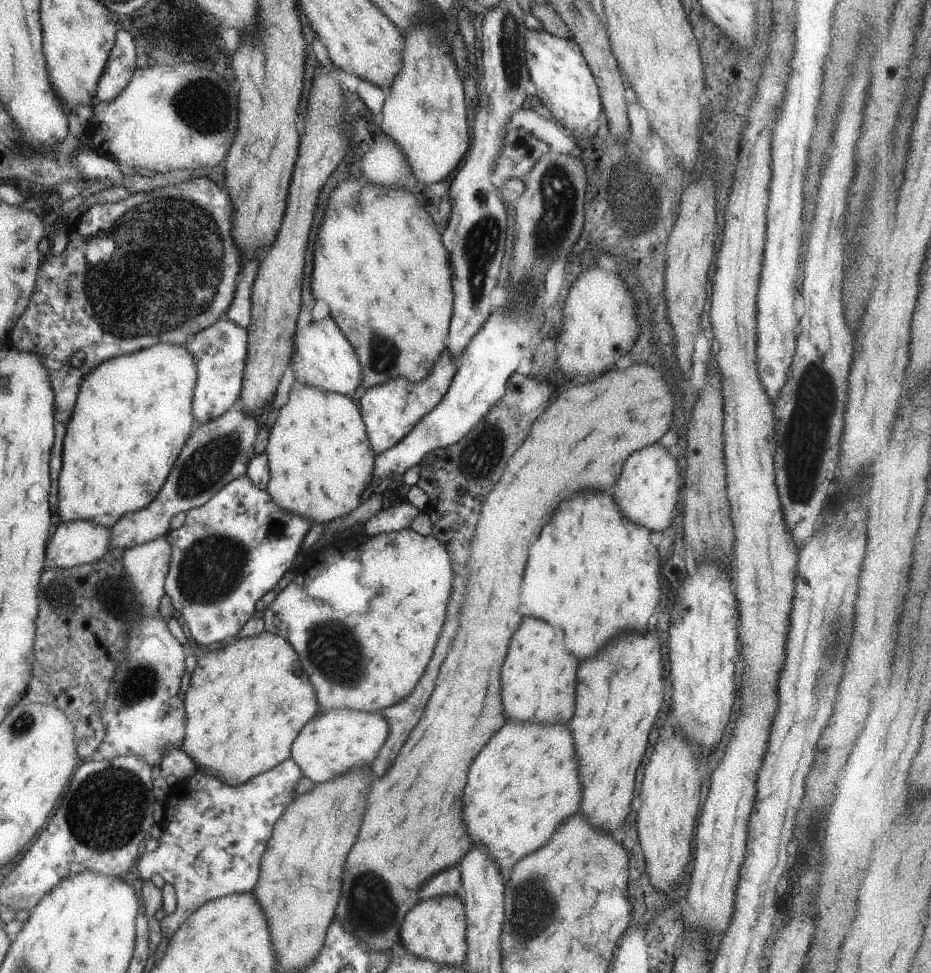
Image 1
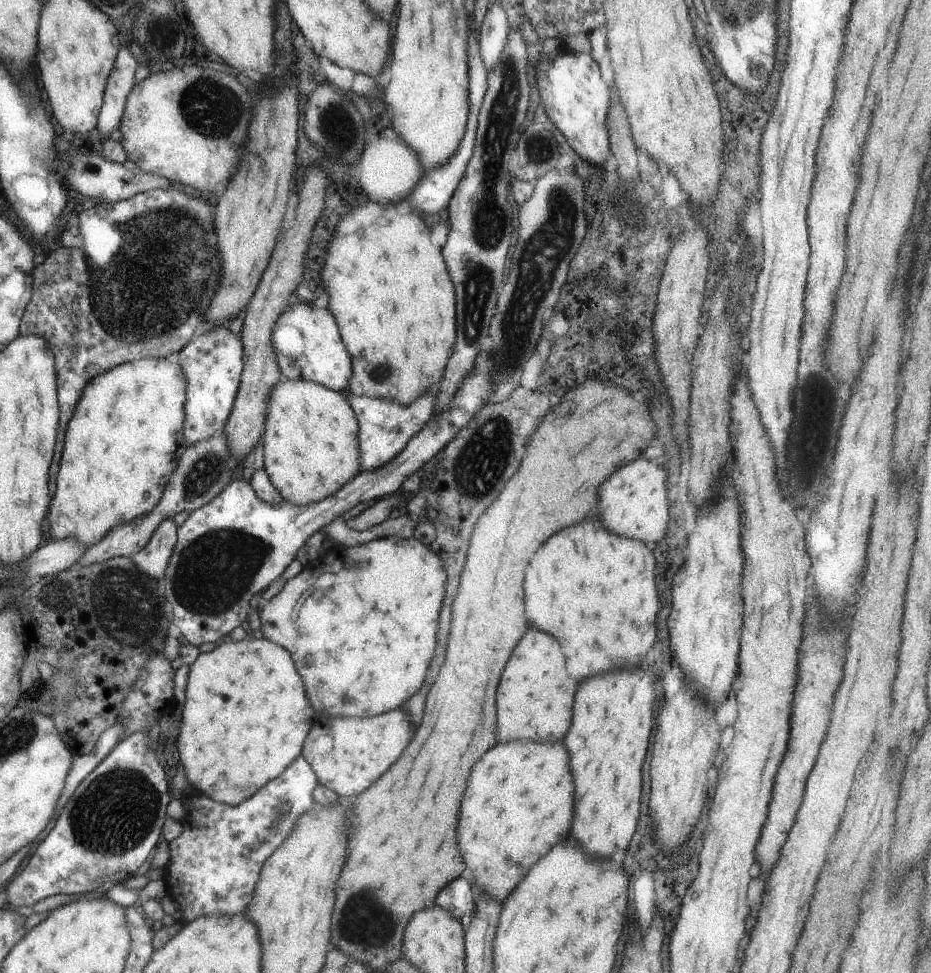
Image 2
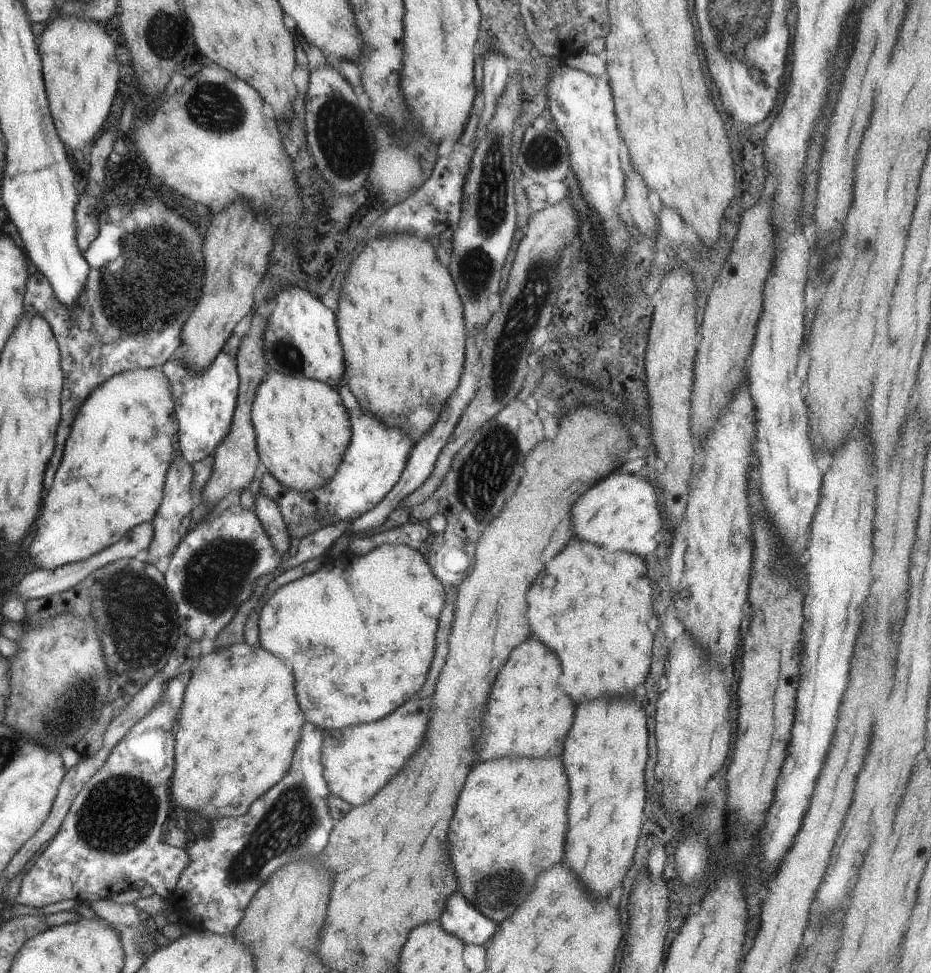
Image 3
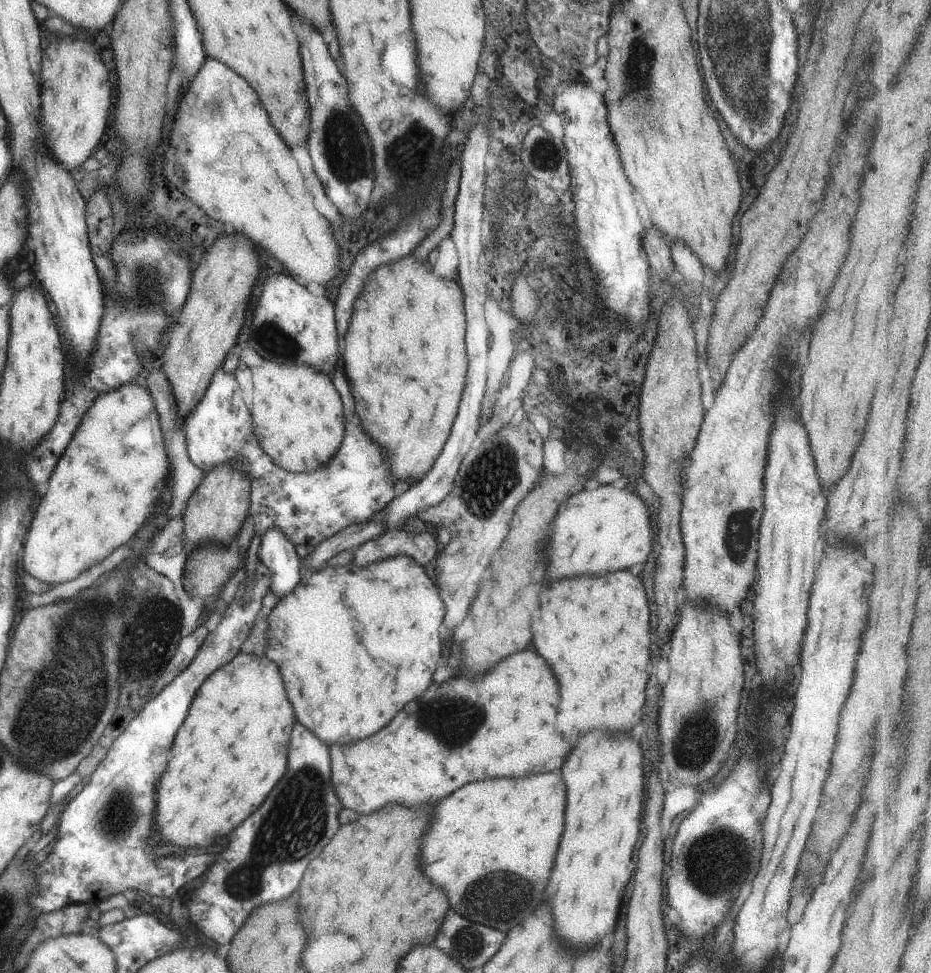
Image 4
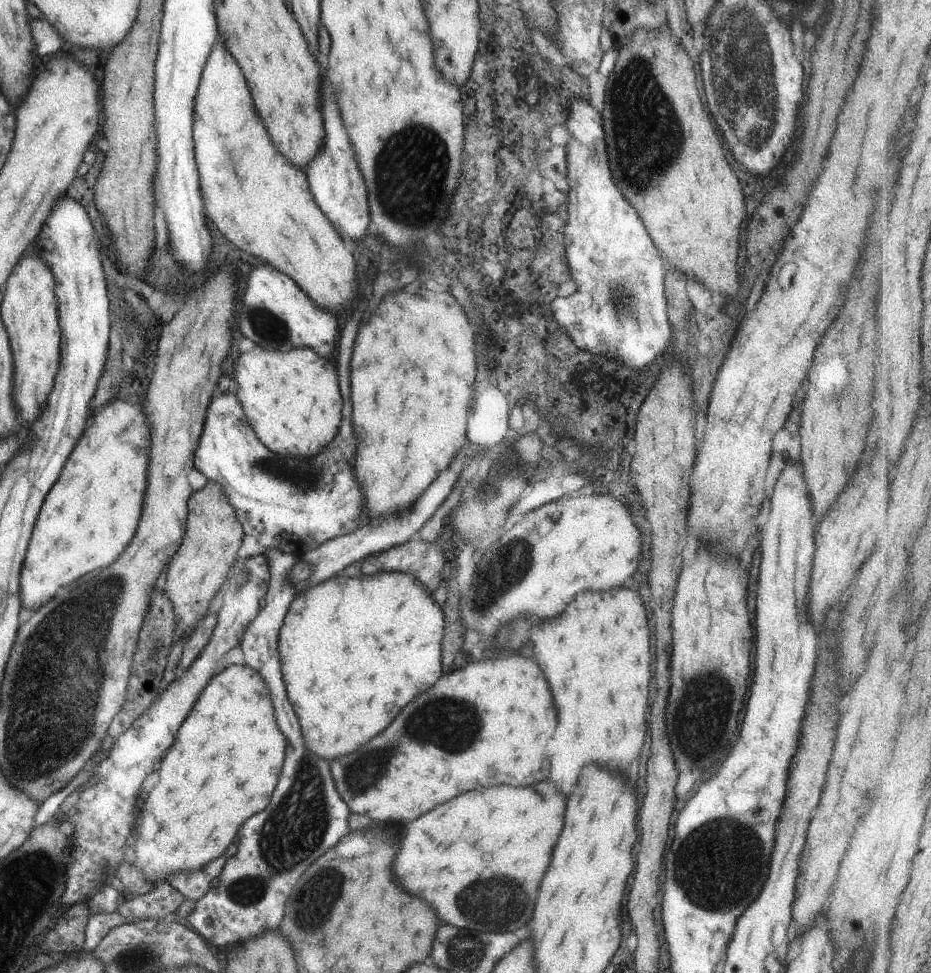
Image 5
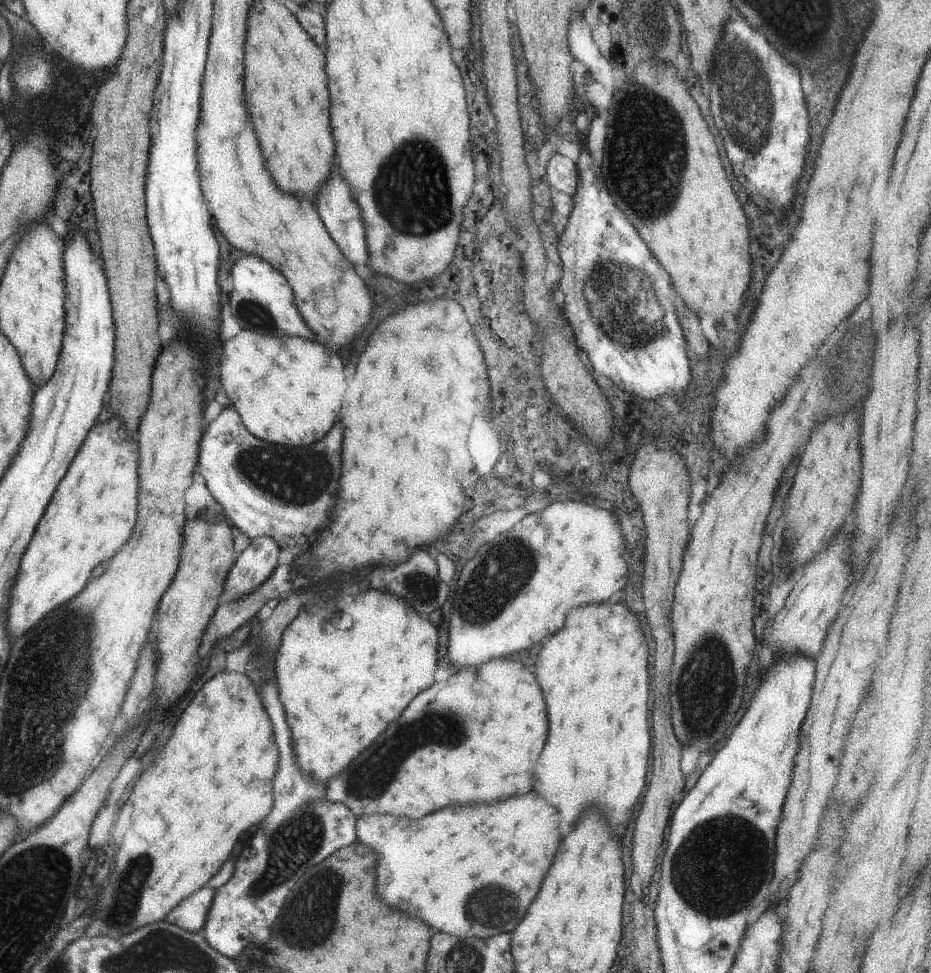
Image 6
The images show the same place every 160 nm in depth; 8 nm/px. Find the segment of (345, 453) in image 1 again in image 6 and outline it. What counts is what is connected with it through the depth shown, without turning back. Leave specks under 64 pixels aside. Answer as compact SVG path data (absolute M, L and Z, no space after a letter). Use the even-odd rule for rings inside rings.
M241 329L222 344L219 364L221 390L225 392L230 405L241 417L242 425L251 436L269 444L286 447L310 445L325 436L337 418L345 390L343 364L337 354L327 352L321 344L311 340L287 335L275 338L247 329Z

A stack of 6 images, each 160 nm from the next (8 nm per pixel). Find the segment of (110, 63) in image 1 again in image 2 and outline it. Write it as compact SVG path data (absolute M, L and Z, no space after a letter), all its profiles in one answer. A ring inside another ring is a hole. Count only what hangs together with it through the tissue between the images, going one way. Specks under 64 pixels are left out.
M126 47L118 48L112 69L104 86L96 128L106 140L107 134L117 131L126 96L135 83L133 72L137 63Z

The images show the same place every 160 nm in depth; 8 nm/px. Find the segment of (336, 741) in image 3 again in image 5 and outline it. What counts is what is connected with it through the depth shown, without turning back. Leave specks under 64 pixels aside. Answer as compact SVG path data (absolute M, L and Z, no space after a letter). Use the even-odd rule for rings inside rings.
M519 654L508 655L503 658L499 656L493 659L482 658L481 662L467 663L463 668L452 669L450 672L441 674L440 678L425 692L417 694L406 706L391 720L391 723L381 730L379 734L367 740L365 744L359 746L357 750L339 758L333 758L328 762L330 767L331 778L336 792L339 794L342 802L349 806L351 813L365 814L371 820L377 822L399 822L399 820L413 820L419 814L431 810L435 804L441 804L445 800L449 800L451 796L457 796L465 790L477 788L477 786L499 786L499 784L507 784L507 786L529 786L533 782L539 782L543 778L547 778L547 764L543 762L543 748L545 742L551 738L555 728L555 708L553 708L553 700L547 688L545 678L541 676L541 670L537 668L537 664L531 658L523 658Z

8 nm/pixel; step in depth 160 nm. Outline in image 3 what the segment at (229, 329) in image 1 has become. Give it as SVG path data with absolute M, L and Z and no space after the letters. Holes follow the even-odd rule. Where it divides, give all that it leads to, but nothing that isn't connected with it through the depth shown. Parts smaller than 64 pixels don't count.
M179 346L173 356L159 368L167 377L174 402L174 417L178 424L178 451L185 462L193 464L204 456L211 455L216 444L228 431L236 405L238 374L236 357L225 352L225 348L215 355L209 366L198 373L192 371L181 358L183 350L183 346Z

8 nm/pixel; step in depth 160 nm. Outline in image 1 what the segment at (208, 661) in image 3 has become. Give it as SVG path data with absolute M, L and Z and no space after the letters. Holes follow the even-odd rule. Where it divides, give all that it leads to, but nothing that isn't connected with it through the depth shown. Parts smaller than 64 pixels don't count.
M263 630L257 635L237 639L233 644L227 645L225 648L217 651L203 651L195 649L193 653L196 656L196 666L190 674L190 681L186 691L184 692L184 740L181 749L190 757L196 770L207 775L215 777L219 782L227 785L240 785L253 775L264 773L265 770L272 766L278 765L282 760L289 758L289 749L293 739L301 730L304 722L307 722L318 710L318 704L314 693L313 685L310 683L308 676L304 670L299 668L297 672L297 654L293 647L281 636L271 634Z

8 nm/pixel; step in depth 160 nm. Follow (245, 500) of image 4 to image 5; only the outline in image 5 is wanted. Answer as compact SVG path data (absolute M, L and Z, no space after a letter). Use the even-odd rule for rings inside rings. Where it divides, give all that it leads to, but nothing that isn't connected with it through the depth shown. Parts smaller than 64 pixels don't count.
M207 481L200 490L192 492L186 508L185 532L181 546L167 563L163 590L175 614L175 627L183 635L190 634L197 621L207 613L210 600L226 582L227 574L237 560L237 550L244 536L225 494L221 494L221 488L213 482Z

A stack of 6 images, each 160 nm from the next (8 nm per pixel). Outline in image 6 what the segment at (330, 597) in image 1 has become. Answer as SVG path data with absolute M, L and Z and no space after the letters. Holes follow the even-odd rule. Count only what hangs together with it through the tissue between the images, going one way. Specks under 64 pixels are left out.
M381 590L357 592L353 596L343 596L343 598L337 596L337 602L331 601L328 596L325 598L323 594L312 599L308 598L307 602L299 609L297 616L294 616L285 625L274 652L273 670L278 686L278 699L281 701L285 720L290 730L294 759L306 780L313 781L315 784L323 783L325 786L328 778L343 770L367 744L371 744L387 728L387 724L401 714L401 711L418 692L434 683L433 672L438 668L435 666L437 664L435 648L437 648L438 642L435 628L437 626L433 626L428 618L425 620L411 606L405 604L401 598L395 598L395 596L385 594ZM333 614L349 614L349 626L345 626L345 630L341 630L341 626L333 626Z

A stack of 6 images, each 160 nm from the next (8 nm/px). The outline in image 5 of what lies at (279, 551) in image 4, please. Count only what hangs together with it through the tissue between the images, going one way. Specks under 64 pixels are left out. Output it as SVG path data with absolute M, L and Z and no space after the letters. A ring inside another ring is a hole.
M273 548L264 550L264 554L267 562L269 562L268 586L263 597L265 606L245 626L245 632L241 634L238 646L244 657L244 665L255 670L261 676L261 680L265 682L265 688L267 688L269 698L271 698L275 722L277 722L279 732L285 738L286 746L280 776L273 794L269 798L269 804L265 806L265 810L261 810L259 814L255 814L247 822L243 822L243 826L241 826L241 830L237 834L237 840L239 840L237 842L237 852L231 858L227 858L225 865L216 877L219 884L215 888L208 888L205 894L195 901L195 908L187 916L187 924L191 928L195 928L200 936L209 944L217 946L217 948L227 946L227 944L235 944L235 942L242 943L247 941L248 938L259 936L261 932L277 929L283 917L285 900L289 898L289 894L291 894L297 878L301 876L301 872L311 862L315 862L323 852L327 852L341 836L345 836L347 832L350 832L347 825L347 816L351 814L351 810L349 810L349 806L345 802L341 801L339 794L336 792L328 762L325 762L323 758L317 758L309 750L305 749L305 744L301 740L297 717L287 699L281 677L278 634L289 604L294 600L294 586L289 584L287 572L297 559L291 554L283 554L283 552L273 550Z

